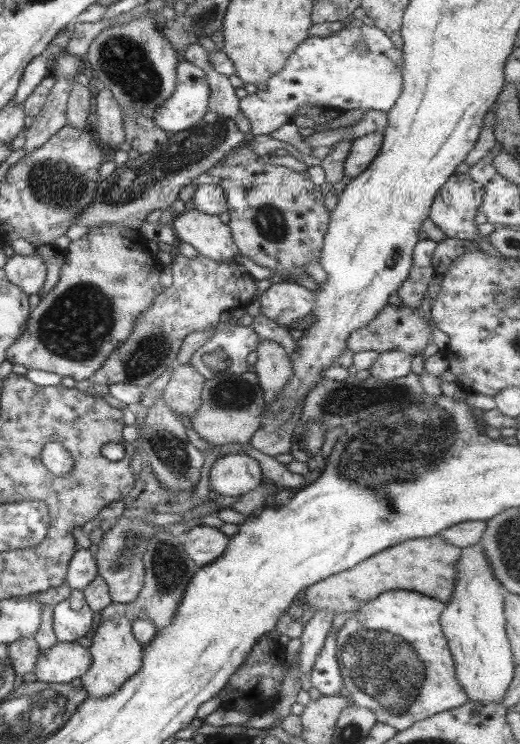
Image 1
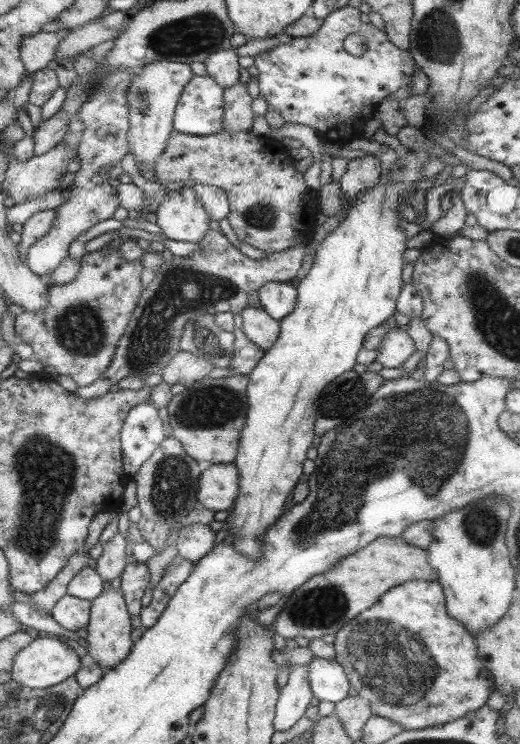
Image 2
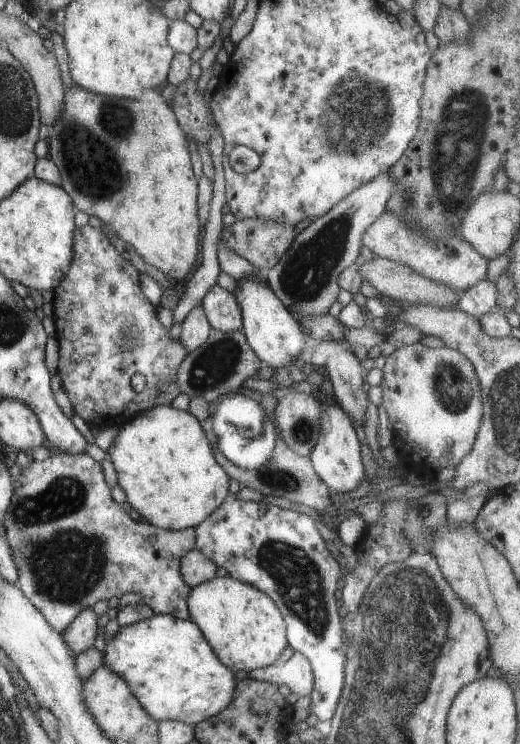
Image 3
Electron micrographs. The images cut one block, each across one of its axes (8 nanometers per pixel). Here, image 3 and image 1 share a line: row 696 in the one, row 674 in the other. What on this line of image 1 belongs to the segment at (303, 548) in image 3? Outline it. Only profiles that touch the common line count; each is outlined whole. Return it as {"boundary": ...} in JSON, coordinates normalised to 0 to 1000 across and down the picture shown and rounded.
{"boundary":[[[633,849],[617,876],[610,879],[602,888],[602,895],[594,905],[598,923],[610,926],[617,934],[648,934],[652,927],[662,923],[656,918],[654,898],[644,884],[646,849]]]}

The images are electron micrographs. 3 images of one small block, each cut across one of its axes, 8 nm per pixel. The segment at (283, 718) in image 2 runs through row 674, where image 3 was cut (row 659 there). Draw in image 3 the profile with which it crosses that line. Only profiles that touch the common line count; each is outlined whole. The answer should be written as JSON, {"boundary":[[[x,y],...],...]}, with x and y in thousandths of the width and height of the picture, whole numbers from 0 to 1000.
{"boundary":[[[563,876],[552,890],[519,894],[513,898],[479,903],[477,911],[548,921],[573,937],[594,935],[600,927],[602,906],[594,887],[575,876]]]}

